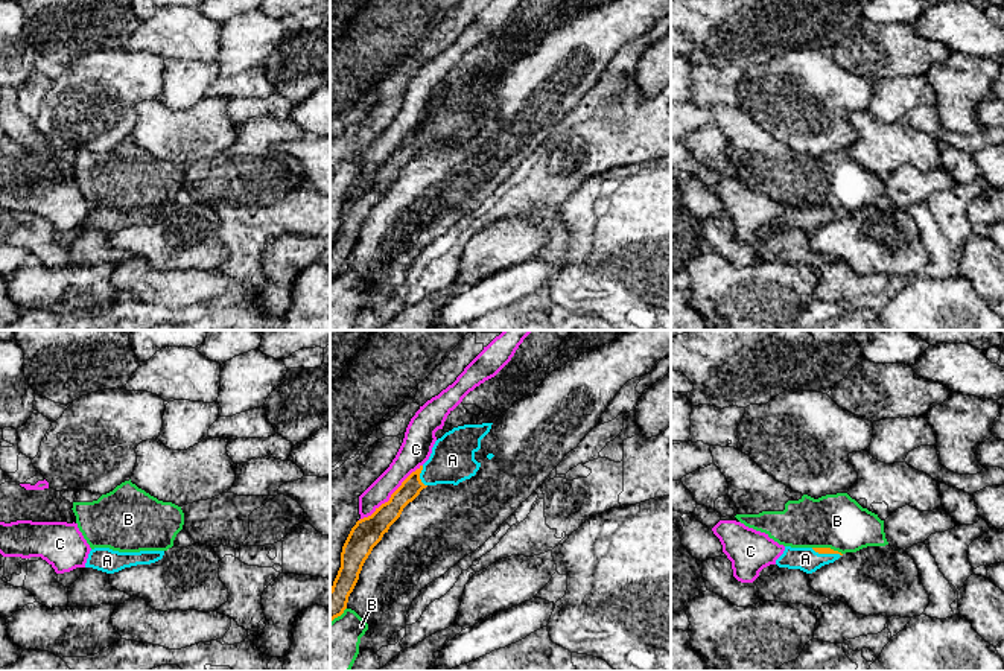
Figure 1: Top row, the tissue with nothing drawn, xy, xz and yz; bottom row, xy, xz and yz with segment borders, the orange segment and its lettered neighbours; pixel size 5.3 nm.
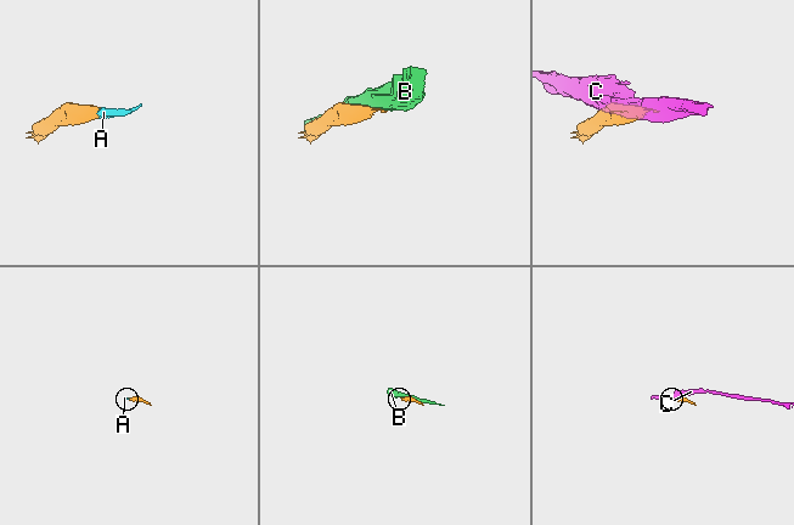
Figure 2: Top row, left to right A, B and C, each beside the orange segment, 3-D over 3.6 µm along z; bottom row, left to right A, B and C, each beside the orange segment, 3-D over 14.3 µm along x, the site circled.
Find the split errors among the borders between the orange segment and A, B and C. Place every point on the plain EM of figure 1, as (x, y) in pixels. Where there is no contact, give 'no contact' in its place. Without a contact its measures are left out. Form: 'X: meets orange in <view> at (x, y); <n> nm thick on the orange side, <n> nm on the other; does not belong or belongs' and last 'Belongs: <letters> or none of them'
A: meets orange in xz at (419, 136); 110 nm thick on the orange side, 240 nm on the other; belongs
B: meets orange in yz at (828, 207); 30 nm thick on the orange side, 280 nm on the other; does not belong
C: meets orange in xz at (391, 155); 160 nm thick on the orange side, 150 nm on the other; does not belong
Belongs: A

